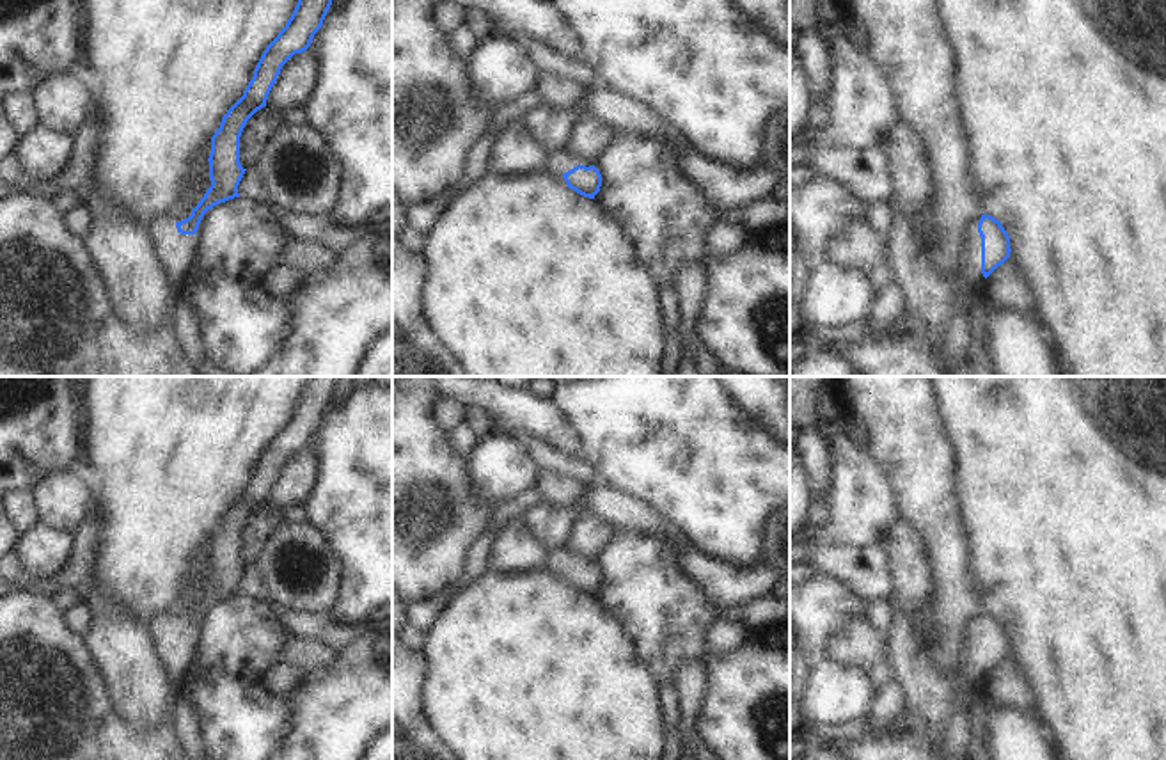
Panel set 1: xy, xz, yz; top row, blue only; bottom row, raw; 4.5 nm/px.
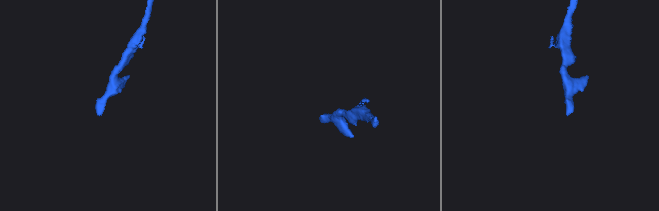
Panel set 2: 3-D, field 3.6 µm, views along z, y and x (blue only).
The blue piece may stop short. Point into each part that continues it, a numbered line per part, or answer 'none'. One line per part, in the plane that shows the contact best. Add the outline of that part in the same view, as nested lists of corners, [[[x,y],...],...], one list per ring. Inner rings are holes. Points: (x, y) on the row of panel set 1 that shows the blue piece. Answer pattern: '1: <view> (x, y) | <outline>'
1: yz (968, 357) | [[[978,226],[965,238],[962,270],[948,282],[957,293],[957,316],[942,341],[953,376],[999,376],[989,350],[971,332],[971,302],[981,297],[981,236]]]

